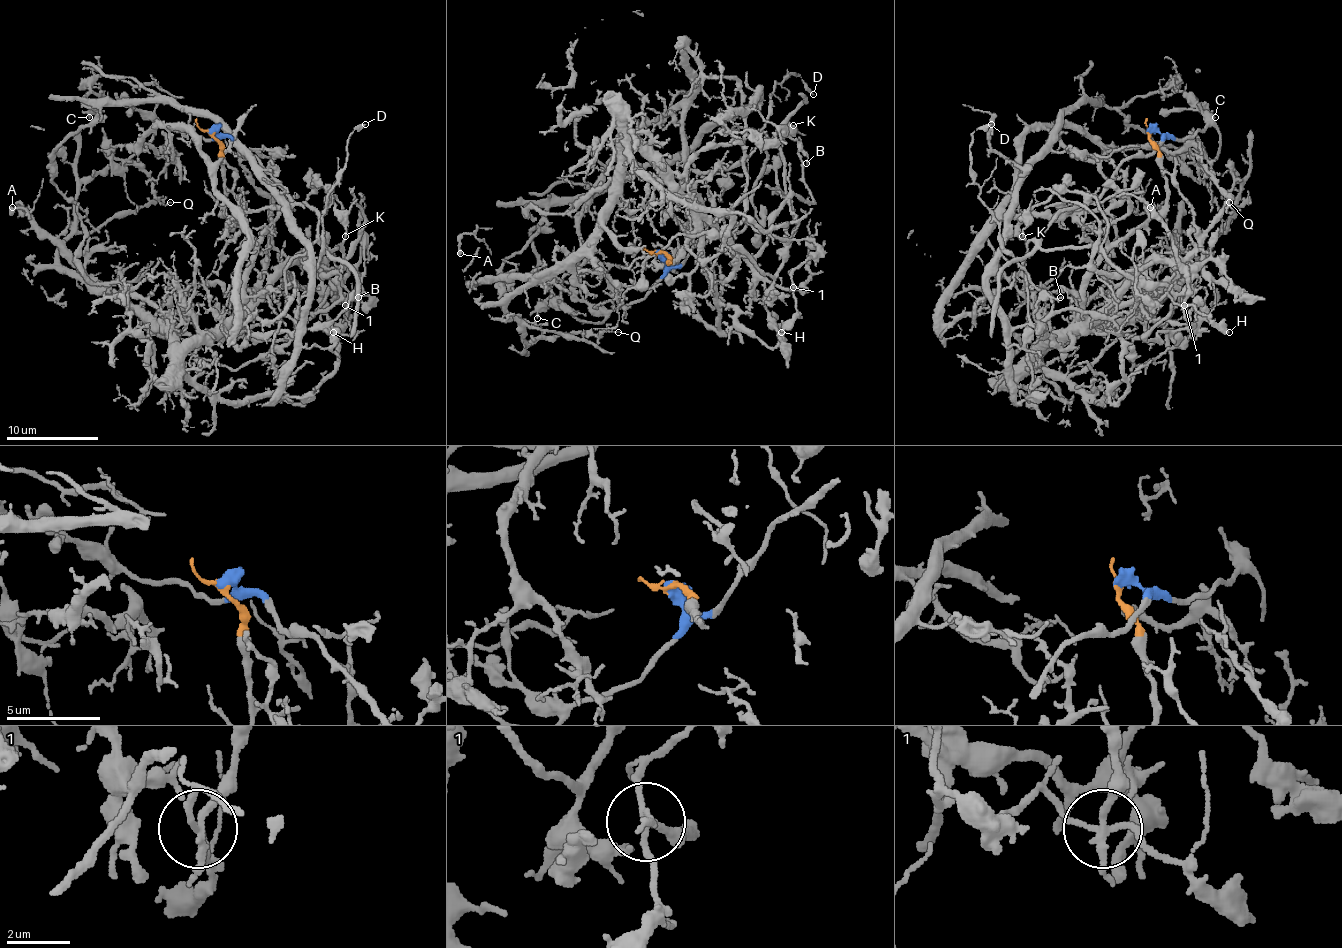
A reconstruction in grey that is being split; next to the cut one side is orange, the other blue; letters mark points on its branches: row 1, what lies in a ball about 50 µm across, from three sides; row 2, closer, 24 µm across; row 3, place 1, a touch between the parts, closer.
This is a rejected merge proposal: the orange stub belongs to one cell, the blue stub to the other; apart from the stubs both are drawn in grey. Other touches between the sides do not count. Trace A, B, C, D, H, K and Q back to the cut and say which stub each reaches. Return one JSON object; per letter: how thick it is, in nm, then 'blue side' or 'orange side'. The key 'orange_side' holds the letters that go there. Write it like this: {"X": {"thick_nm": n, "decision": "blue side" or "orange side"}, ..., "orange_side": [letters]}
{"A": {"thick_nm": 320, "decision": "orange side"}, "B": {"thick_nm": 150, "decision": "blue side"}, "C": {"thick_nm": 150, "decision": "blue side"}, "D": {"thick_nm": 240, "decision": "blue side"}, "H": {"thick_nm": 380, "decision": "blue side"}, "K": {"thick_nm": 140, "decision": "blue side"}, "Q": {"thick_nm": 110, "decision": "orange side"}, "orange_side": ["A", "Q"]}

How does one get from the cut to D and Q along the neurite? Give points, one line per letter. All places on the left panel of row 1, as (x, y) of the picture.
D: (212, 133), (318, 216), (318, 239), (285, 269), (295, 324), (327, 197), (366, 123)
Q: (212, 133), (253, 264), (239, 308), (182, 347), (57, 257), (80, 186), (117, 165), (170, 202)

